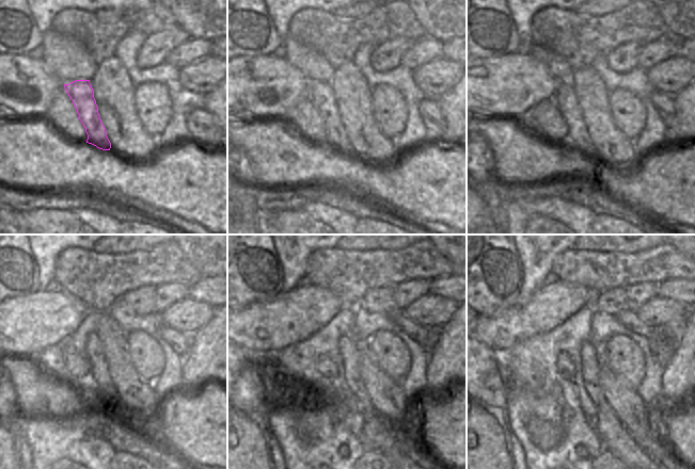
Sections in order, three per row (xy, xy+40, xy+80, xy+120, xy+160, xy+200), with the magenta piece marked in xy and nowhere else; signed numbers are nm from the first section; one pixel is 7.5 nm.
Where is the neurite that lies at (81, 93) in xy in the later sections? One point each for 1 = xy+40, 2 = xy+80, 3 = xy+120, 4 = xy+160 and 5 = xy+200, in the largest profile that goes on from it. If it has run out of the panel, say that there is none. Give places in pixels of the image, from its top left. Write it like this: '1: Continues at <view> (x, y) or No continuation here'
1: Continues at xy+40 (321, 95)
2: Continues at xy+80 (565, 98)
3: Continues at xy+120 (139, 426)
4: Continues at xy+160 (374, 427)
5: Continues at xy+200 (615, 439).

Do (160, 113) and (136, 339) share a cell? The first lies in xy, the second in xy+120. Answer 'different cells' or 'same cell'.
same cell

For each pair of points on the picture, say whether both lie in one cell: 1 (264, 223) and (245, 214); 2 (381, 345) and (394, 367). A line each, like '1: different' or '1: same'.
1: different
2: same

